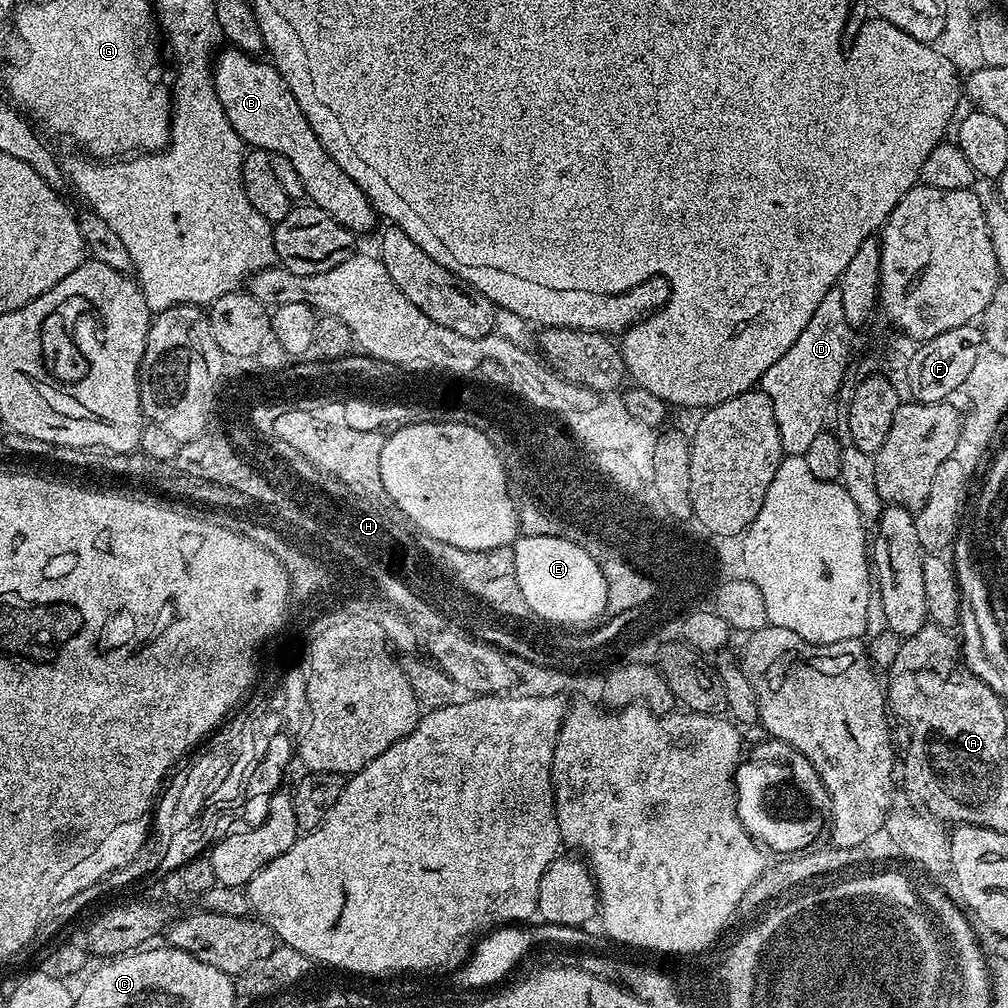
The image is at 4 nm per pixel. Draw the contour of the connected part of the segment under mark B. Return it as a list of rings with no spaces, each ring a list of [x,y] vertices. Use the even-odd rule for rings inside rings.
[[[231,46],[215,57],[212,70],[214,90],[218,90],[218,102],[222,102],[230,126],[234,126],[245,145],[287,158],[294,170],[298,170],[298,178],[302,178],[305,197],[326,210],[334,222],[346,226],[346,230],[353,234],[370,231],[378,221],[378,213],[368,195],[344,173],[334,158],[330,158],[330,154],[326,154],[322,142],[318,142],[318,134],[310,130],[302,106],[298,106],[290,86],[286,86],[286,78],[282,78],[279,70],[267,59],[260,59],[264,58]]]

